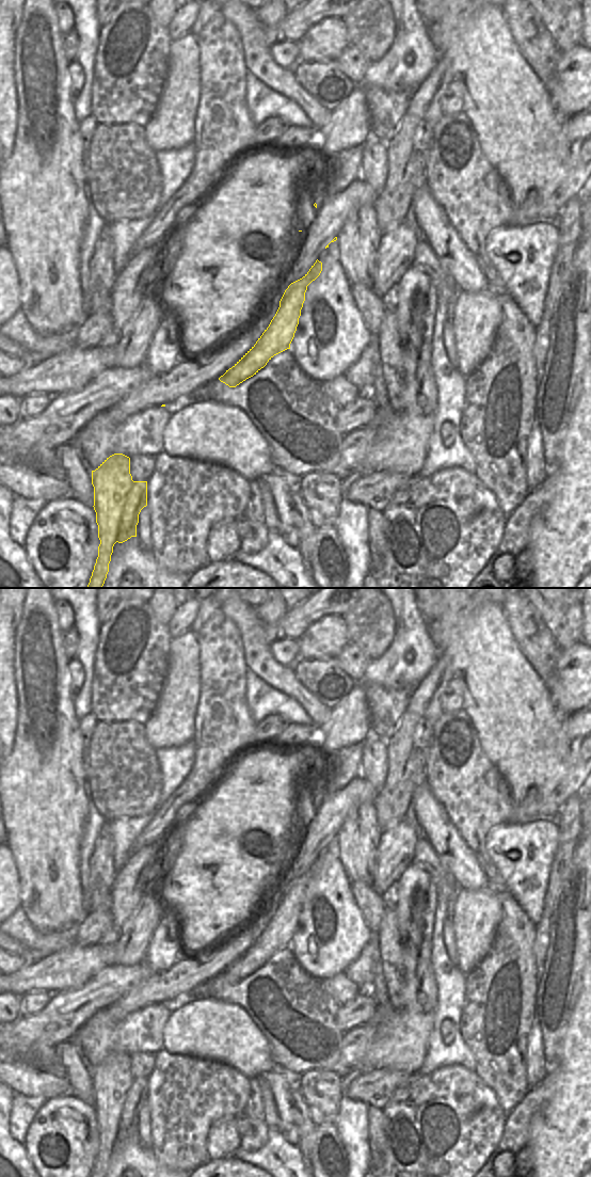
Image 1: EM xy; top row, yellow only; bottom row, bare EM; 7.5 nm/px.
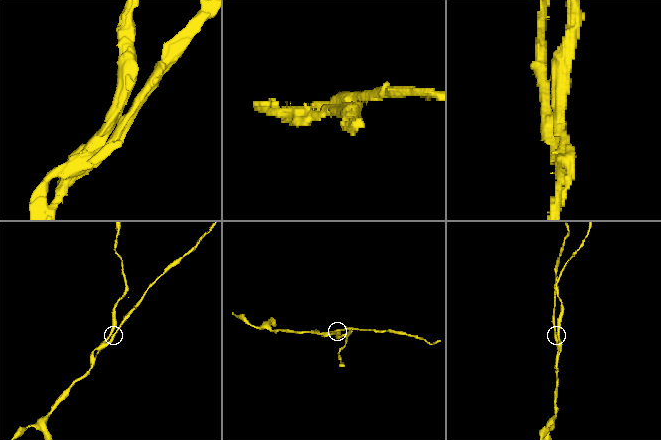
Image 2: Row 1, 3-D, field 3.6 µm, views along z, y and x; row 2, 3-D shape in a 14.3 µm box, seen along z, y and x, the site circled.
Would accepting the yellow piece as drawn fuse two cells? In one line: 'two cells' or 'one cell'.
two cells

